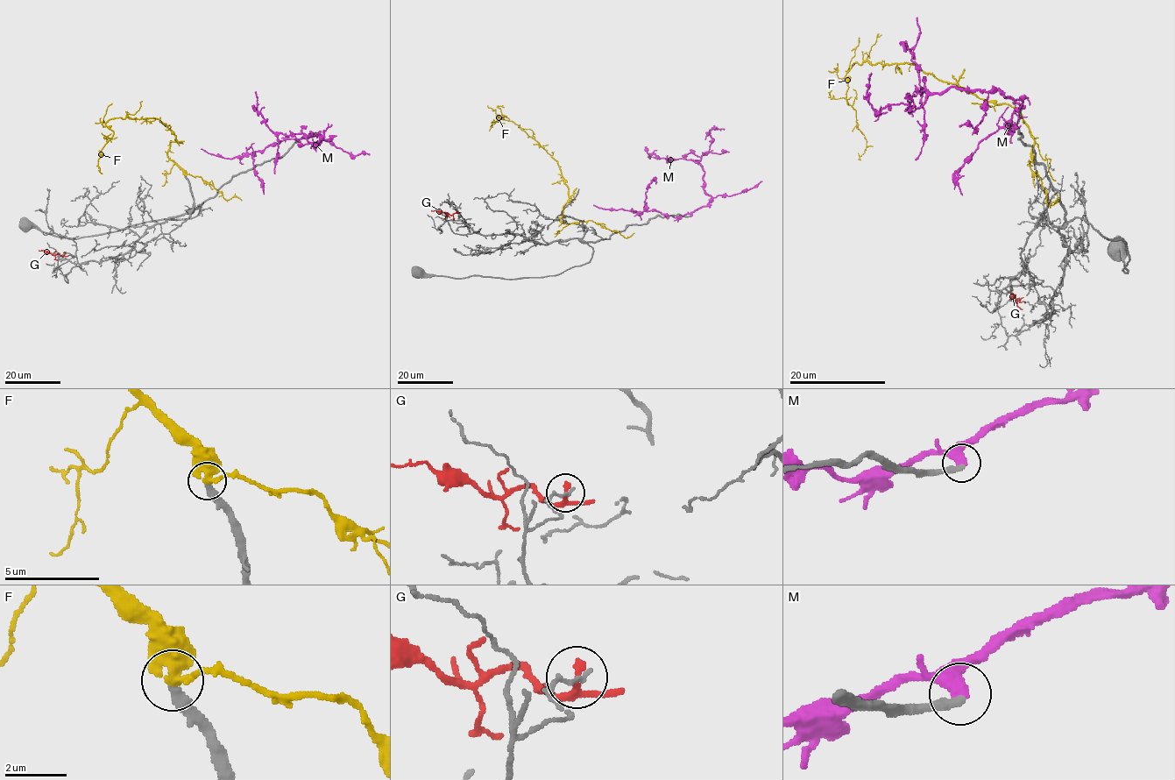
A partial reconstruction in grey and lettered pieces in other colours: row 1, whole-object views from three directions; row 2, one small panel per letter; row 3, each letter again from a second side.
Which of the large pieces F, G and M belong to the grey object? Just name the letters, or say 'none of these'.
F, M

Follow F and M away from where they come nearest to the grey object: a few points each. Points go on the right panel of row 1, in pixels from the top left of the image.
F: (1033, 162), (1032, 133), (1007, 103), (916, 66), (867, 61), (845, 80), (867, 147), (860, 160)
M: (1019, 103), (1000, 90), (948, 87), (936, 93), (920, 93), (918, 67), (912, 60), (919, 31), (916, 17)

